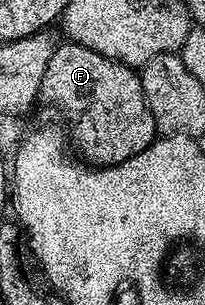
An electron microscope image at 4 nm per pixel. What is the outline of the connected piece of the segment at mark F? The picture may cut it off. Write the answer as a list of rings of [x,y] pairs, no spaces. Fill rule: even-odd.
[[[61,43],[46,66],[39,99],[53,104],[72,123],[70,140],[92,166],[126,162],[158,138],[156,123],[144,100],[140,73],[81,44]]]

